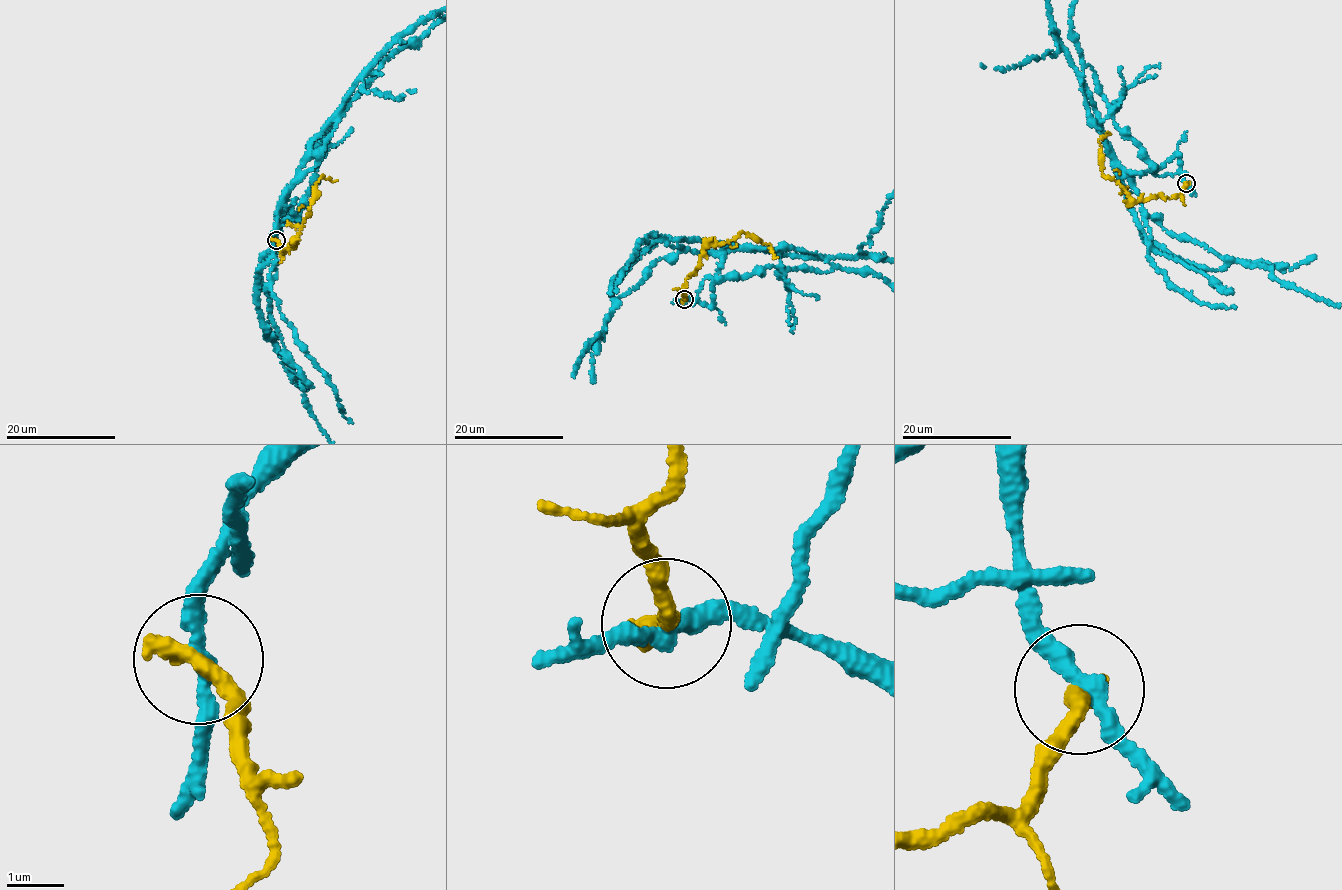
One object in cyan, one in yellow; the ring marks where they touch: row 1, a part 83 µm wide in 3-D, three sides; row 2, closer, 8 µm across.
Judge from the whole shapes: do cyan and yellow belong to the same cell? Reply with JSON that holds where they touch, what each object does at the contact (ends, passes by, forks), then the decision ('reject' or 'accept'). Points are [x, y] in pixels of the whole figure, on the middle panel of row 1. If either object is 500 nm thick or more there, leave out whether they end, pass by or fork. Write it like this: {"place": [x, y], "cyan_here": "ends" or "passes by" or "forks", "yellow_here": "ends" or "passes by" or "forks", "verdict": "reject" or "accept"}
{"place": [684, 299], "cyan_here": "passes by", "yellow_here": "ends", "verdict": "reject"}

